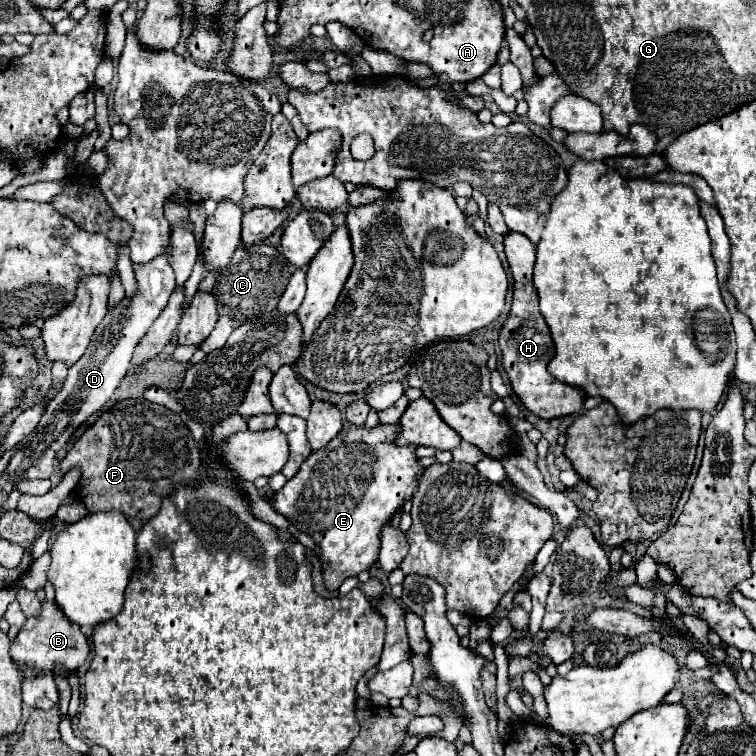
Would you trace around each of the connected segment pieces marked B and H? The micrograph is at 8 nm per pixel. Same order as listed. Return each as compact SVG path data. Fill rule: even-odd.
M44 600L42 602L42 614L40 618L28 618L18 632L16 640L11 642L10 654L18 664L28 664L38 670L52 670L56 664L64 664L68 670L74 670L84 664L84 660L90 654L90 644L86 636L82 634L80 626L74 626L58 608L56 602Z
M510 232L504 238L508 266L514 276L514 300L510 314L500 330L500 350L502 350L502 366L510 376L510 384L518 400L538 418L552 420L568 414L578 414L584 404L584 392L580 388L562 384L554 380L546 366L554 356L554 342L550 338L548 326L538 310L538 294L532 282L532 268L536 262L536 244L532 244L524 234Z

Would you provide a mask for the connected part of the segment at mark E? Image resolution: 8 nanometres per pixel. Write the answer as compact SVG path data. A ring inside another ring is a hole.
M346 424L324 450L312 452L300 472L272 496L272 508L318 544L322 576L330 592L338 590L346 578L376 564L382 526L416 492L416 480L424 468L414 454L416 446L396 448L392 442L396 430L400 430L398 424L380 424L372 430Z

